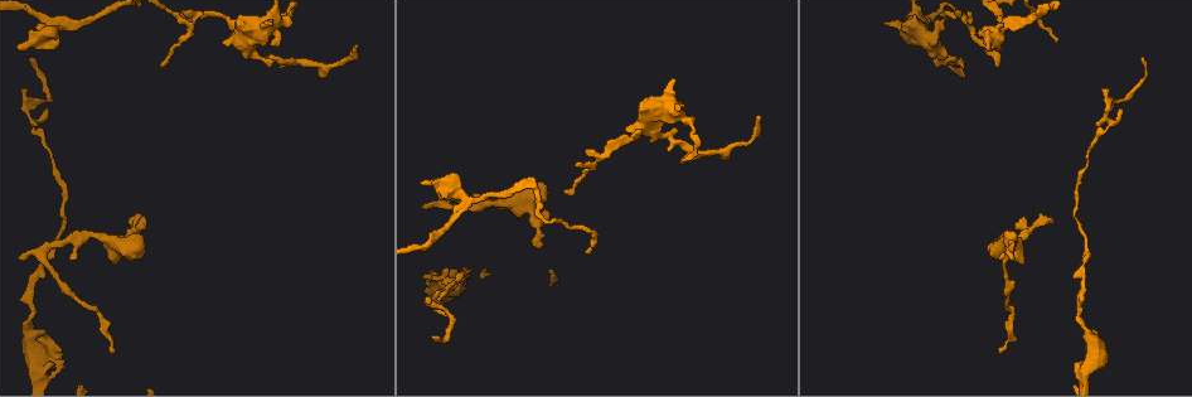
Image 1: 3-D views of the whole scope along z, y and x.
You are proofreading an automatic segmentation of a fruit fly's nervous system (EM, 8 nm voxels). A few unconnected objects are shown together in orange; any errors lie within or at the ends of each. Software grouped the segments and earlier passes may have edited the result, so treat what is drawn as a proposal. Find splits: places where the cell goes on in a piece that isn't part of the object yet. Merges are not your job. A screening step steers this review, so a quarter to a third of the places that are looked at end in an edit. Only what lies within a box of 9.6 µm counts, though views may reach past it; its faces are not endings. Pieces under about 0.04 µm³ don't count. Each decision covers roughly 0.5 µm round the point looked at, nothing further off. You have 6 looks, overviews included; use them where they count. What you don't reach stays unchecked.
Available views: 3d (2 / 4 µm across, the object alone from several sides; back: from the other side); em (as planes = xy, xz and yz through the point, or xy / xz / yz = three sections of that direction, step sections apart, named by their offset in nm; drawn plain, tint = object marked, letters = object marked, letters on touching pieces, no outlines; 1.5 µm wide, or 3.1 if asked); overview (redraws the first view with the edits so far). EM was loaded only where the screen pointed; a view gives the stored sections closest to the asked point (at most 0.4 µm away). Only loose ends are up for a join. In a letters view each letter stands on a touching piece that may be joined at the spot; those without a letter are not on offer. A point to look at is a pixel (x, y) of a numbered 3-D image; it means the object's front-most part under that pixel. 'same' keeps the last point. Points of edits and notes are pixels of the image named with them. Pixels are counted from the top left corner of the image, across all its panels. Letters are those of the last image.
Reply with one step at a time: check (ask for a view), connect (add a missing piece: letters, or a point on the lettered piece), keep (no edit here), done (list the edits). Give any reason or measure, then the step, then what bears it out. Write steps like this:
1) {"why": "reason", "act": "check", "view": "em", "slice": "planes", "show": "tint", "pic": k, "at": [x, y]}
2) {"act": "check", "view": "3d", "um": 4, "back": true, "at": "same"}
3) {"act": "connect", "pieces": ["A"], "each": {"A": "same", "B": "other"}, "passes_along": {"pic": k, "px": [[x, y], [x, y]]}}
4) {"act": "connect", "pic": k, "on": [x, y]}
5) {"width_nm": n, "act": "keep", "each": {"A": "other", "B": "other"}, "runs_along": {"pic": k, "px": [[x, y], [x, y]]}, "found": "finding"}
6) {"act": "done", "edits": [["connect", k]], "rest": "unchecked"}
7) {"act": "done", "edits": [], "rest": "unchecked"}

{"why": "an open end", "act": "check", "view": "3d", "um": 4, "pic": 1, "at": [175, 11]}

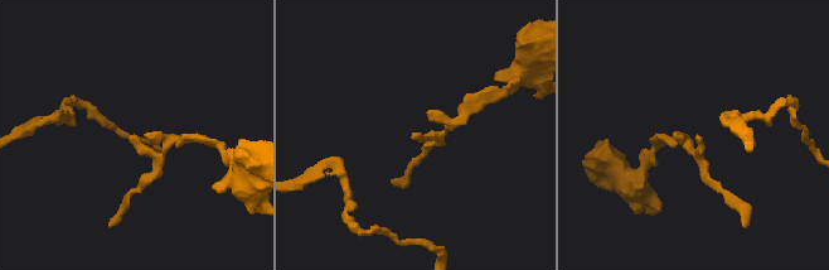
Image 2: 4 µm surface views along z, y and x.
{"why": "need the tissue", "act": "check", "view": "em", "slice": "planes", "show": "letters", "pic": 2, "at": [699, 139]}

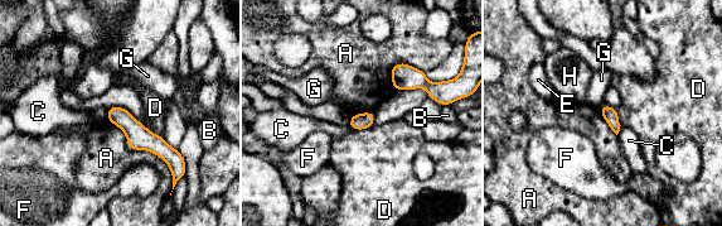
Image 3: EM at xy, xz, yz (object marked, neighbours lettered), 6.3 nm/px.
{"act": "keep", "each": {"A": "other", "B": "other", "C": "other", "D": "other", "E": "other", "F": "other", "G": "other", "H": "other"}, "runs_along": {"pic": 3, "px": [[110, 111], [178, 163]]}, "found": "none of them fits"}

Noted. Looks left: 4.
{"why": "free end", "act": "check", "view": "em", "slice": "planes", "show": "plain", "pic": 1, "at": [586, 253]}

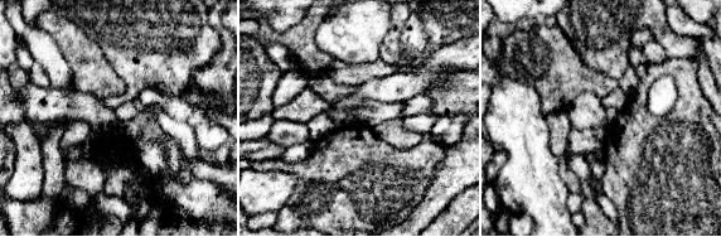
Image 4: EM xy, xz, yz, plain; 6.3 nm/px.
{"act": "check", "view": "em", "slice": "planes", "show": "letters", "at": "same"}

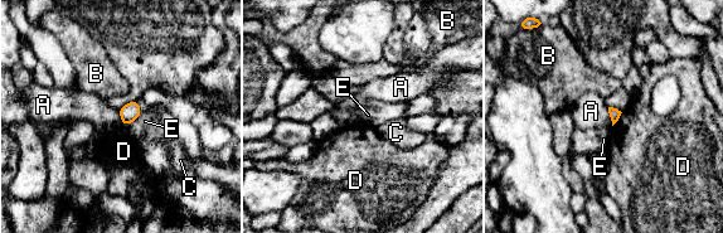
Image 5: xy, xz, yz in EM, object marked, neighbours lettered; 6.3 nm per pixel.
{"act": "keep", "each": {"A": "other", "B": "other", "C": "other", "D": "other", "E": "other"}, "border": {"pic": 5, "px": [[622, 112], [612, 126]]}, "found": "none of them fits"}

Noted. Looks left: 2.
{"why": "free end", "act": "check", "view": "3d", "um": 4, "pic": 1, "at": [1012, 259]}

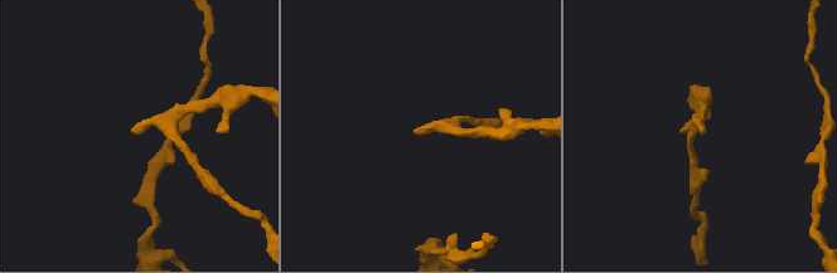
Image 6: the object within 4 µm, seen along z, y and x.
{"why": "shape alone is not enough", "act": "check", "view": "em", "slice": "planes", "show": "letters", "pic": 6, "at": [413, 131]}

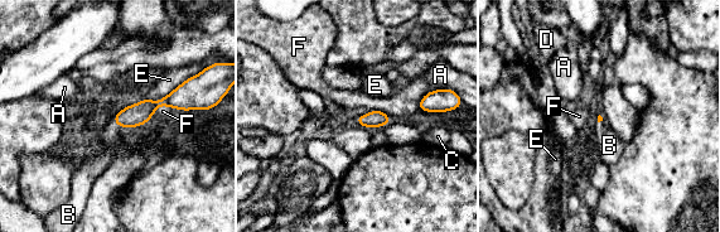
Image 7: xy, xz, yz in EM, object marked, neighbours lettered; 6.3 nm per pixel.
{"longest_contact_nm": ["E", 320], "act": "connect", "pieces": ["B"], "each": {"A": "other", "B": "same", "C": "other", "D": "other", "E": "other", "F": "other"}, "passes_along": {"pic": 7, "px": [[139, 114], [116, 124], [110, 135]]}, "found": "the cell continues"}

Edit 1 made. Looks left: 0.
{"act": "done", "edits": [["connect", 7]], "rest": "unchecked"}

